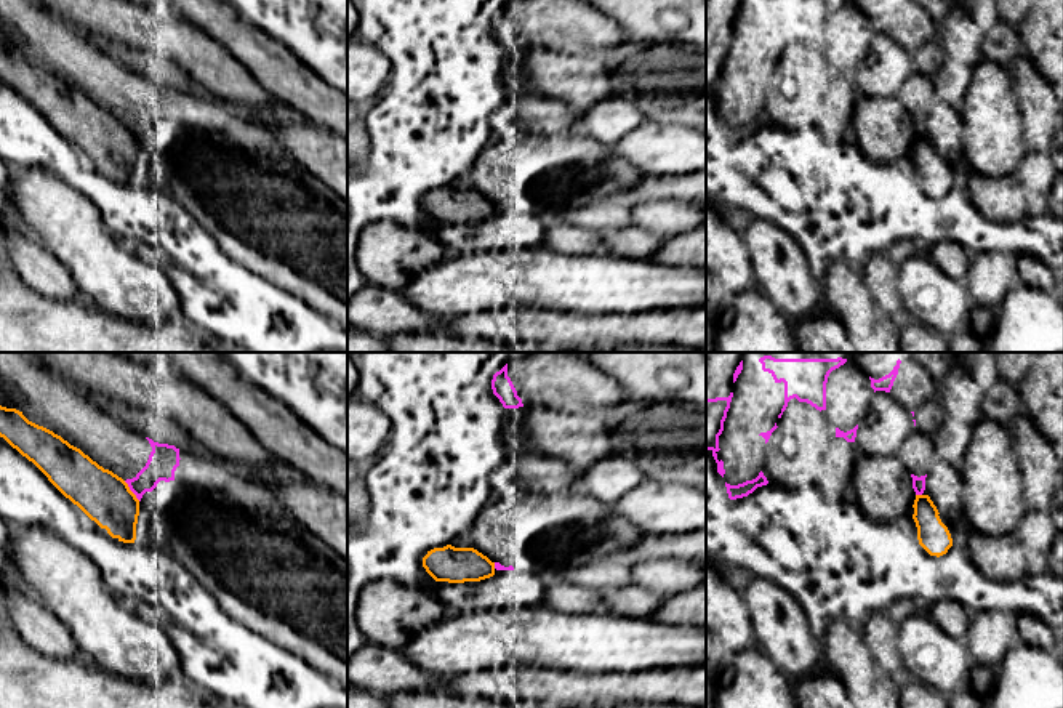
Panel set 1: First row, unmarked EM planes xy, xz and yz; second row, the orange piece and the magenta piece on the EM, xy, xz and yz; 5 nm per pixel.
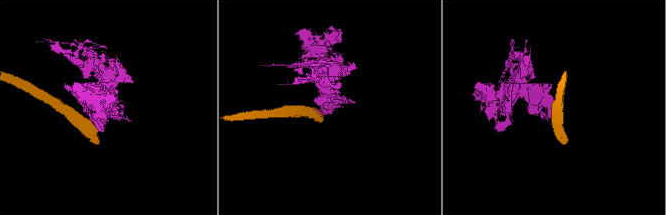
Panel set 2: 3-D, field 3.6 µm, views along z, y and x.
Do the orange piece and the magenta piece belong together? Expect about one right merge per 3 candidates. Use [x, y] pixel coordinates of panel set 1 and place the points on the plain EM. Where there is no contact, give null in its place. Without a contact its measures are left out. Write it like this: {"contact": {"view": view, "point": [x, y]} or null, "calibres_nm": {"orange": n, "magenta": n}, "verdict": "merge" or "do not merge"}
{"contact": {"view": "xy", "point": [130, 132]}, "calibres_nm": {"orange": 260, "magenta": 150}, "verdict": "do not merge"}

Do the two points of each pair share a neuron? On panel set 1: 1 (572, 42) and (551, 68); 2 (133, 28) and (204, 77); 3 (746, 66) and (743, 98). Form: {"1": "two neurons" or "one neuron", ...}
{"1": "two neurons", "2": "one neuron", "3": "one neuron"}

